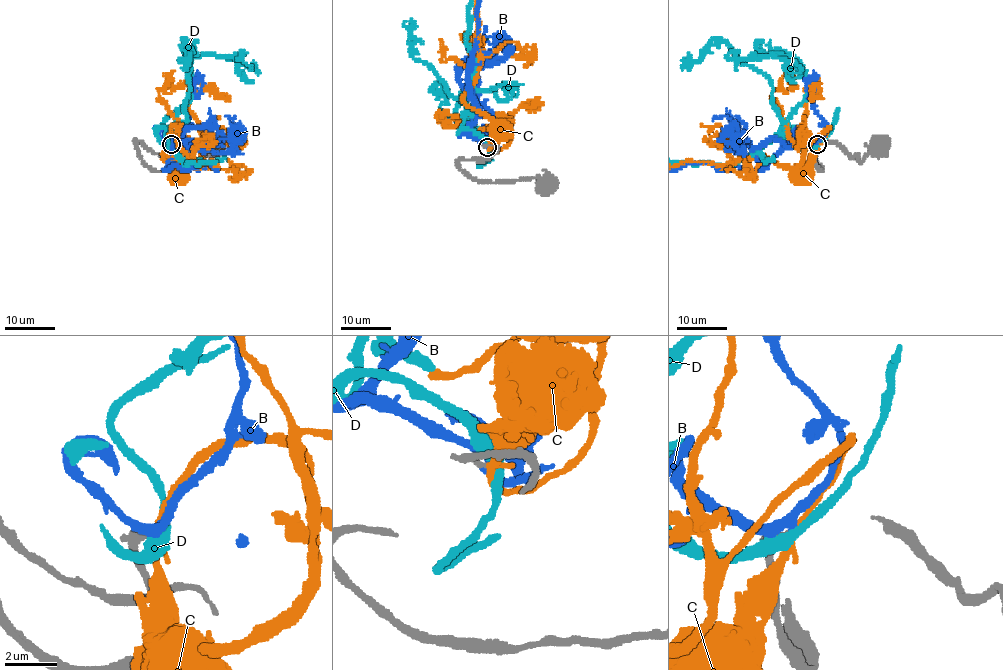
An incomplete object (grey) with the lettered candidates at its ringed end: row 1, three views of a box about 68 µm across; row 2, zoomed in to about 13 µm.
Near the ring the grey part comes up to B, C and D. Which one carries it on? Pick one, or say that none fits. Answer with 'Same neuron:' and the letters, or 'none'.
Same neuron: B

